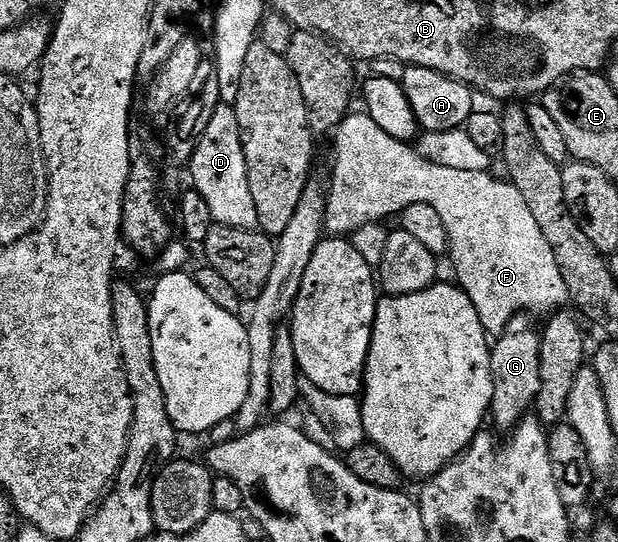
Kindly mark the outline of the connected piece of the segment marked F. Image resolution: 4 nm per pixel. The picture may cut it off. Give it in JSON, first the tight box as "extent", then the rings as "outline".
{"extent":[325,112,570,336],"outline":[[[350,112],[346,114],[345,119],[335,131],[335,139],[337,138],[337,148],[333,154],[333,175],[329,178],[329,186],[327,182],[327,193],[325,195],[325,229],[333,236],[349,236],[354,230],[366,224],[381,224],[394,214],[400,215],[402,209],[411,204],[418,202],[419,204],[431,204],[436,211],[439,212],[441,219],[446,225],[449,233],[448,253],[453,256],[453,270],[457,273],[455,277],[456,285],[460,286],[463,292],[467,292],[467,296],[471,296],[471,304],[475,304],[475,312],[479,312],[479,320],[483,324],[486,334],[496,336],[509,327],[509,321],[517,314],[532,312],[534,315],[545,314],[552,315],[554,312],[562,309],[570,301],[567,290],[567,284],[564,283],[563,275],[559,272],[559,266],[555,262],[555,255],[551,250],[551,245],[547,244],[547,239],[543,236],[539,226],[535,222],[533,215],[523,196],[519,194],[518,188],[504,177],[492,178],[489,172],[462,172],[459,168],[443,168],[443,164],[435,164],[431,160],[427,160],[410,143],[395,140],[395,136],[387,136],[387,132],[383,132],[383,128],[379,128],[379,124],[375,124],[375,120],[371,120],[368,112]]]}

